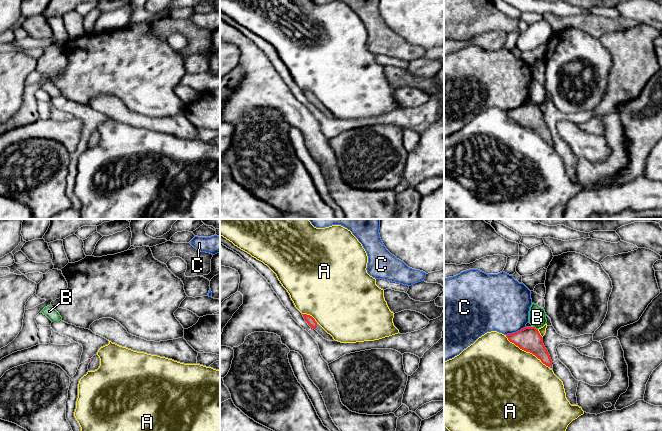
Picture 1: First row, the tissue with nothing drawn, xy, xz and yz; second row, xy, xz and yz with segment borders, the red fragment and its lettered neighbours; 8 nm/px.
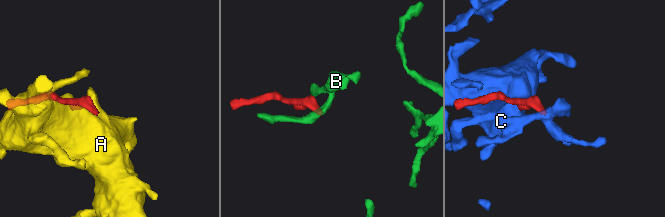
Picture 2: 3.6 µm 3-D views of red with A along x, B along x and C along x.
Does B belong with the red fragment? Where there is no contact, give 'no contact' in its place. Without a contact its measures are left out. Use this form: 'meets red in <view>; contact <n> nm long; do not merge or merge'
meets red in yz; contact 50 nm long; do not merge

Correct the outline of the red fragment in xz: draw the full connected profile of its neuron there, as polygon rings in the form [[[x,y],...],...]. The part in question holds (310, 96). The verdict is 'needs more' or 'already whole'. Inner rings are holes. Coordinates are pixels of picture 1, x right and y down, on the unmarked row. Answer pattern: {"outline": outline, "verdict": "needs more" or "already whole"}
{"outline": [[[302,90],[305,97],[308,99],[308,101],[315,105],[324,115],[328,116],[328,117],[334,117],[333,113],[328,110],[316,97],[315,95],[307,90]]], "verdict": "needs more"}

